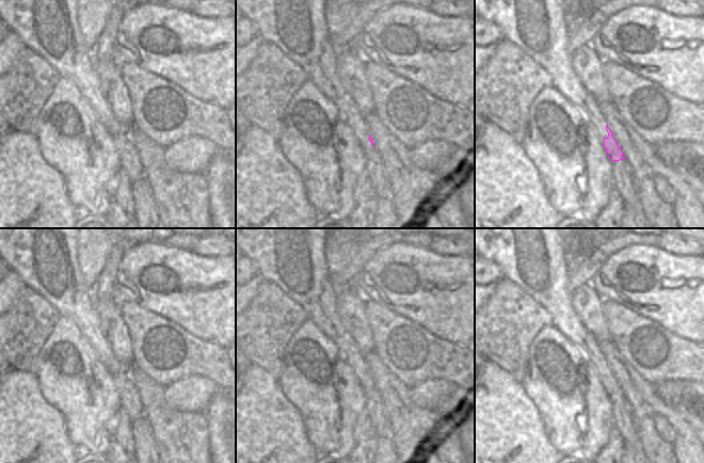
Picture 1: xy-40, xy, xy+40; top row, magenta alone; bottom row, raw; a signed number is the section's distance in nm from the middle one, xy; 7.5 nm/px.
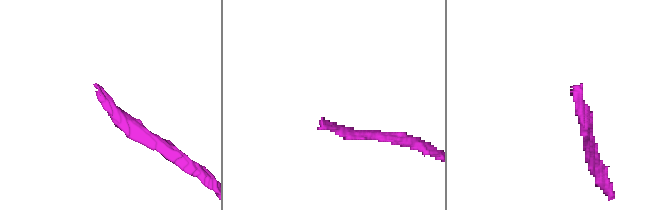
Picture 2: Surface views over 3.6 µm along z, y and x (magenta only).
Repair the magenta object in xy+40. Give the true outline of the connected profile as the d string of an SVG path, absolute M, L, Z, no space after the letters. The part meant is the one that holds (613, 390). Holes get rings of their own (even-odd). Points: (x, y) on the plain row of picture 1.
M475 228L475 251L478 257L494 261L501 269L503 278L515 283L550 314L553 325L595 367L610 400L625 399L597 341L587 331L572 305L574 291L570 288L565 241L559 228Z

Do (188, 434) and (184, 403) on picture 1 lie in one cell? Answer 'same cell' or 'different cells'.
different cells

